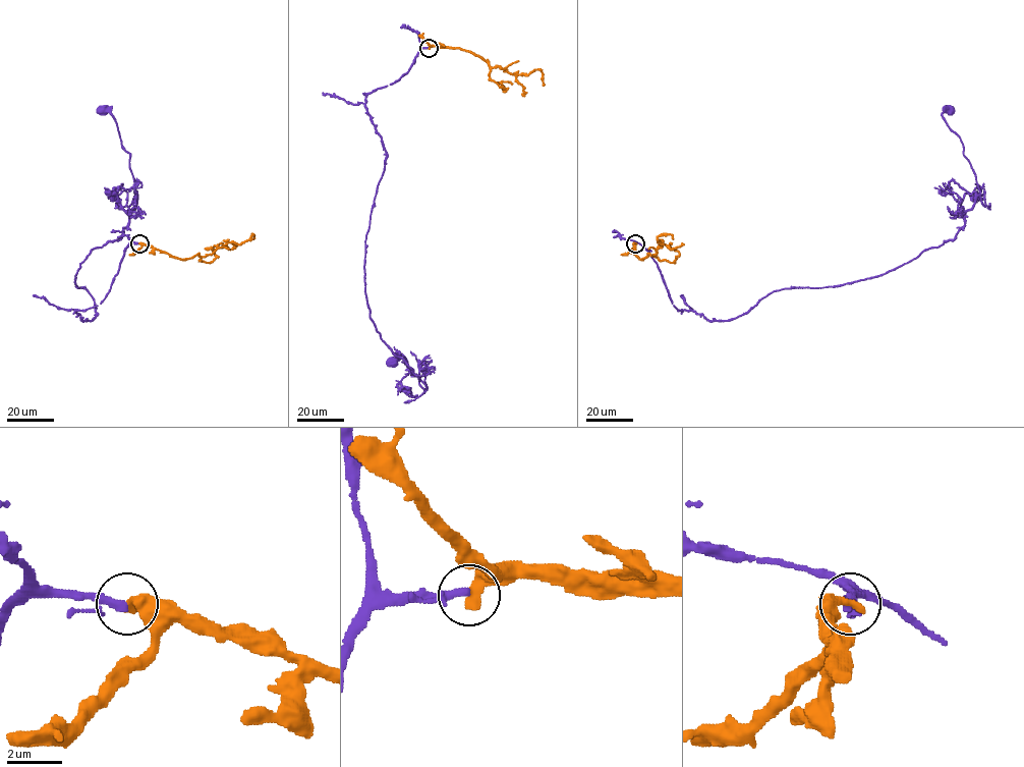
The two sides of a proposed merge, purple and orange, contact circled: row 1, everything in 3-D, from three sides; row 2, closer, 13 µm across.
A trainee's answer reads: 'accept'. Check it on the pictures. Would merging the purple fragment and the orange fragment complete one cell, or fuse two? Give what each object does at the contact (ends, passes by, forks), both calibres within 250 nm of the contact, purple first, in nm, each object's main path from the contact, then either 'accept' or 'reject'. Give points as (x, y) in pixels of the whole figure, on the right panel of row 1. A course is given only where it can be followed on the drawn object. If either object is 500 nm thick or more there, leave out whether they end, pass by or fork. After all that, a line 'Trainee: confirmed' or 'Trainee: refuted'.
purple passes by | orange ends | 240/400 nm | purple via (635, 243), (673, 305), (713, 321), (777, 290), (882, 275), (952, 240), (980, 194), (949, 110) | orange via (635, 243), (634, 250), (640, 259), (655, 256), (663, 242), (658, 237), (670, 234), (673, 239) | reject
Trainee: refuted

